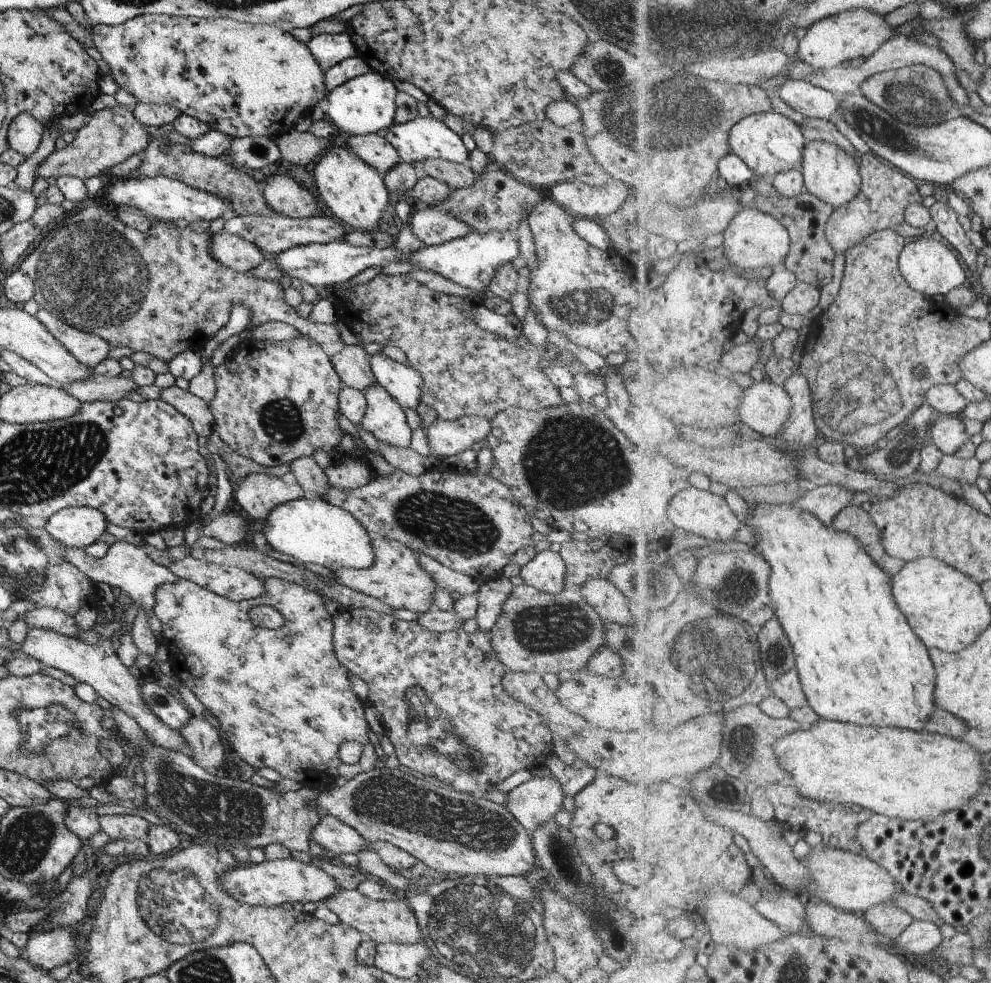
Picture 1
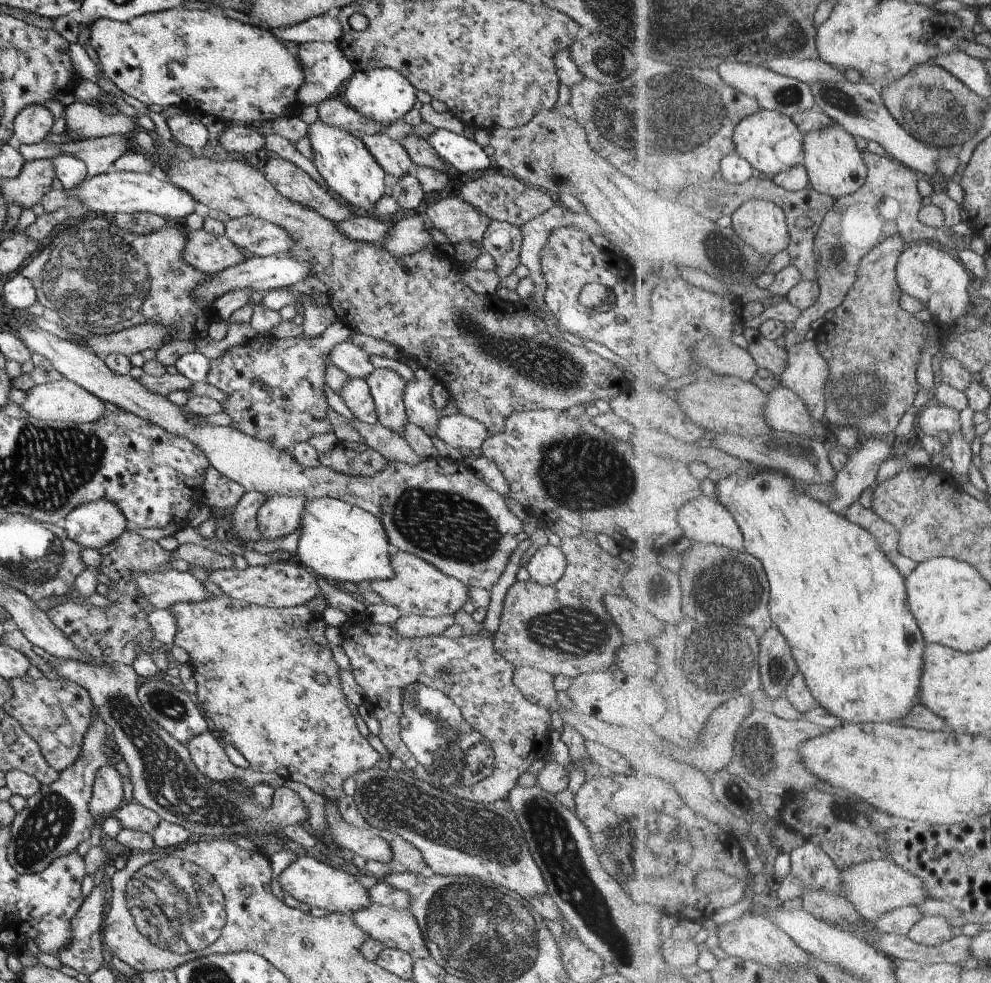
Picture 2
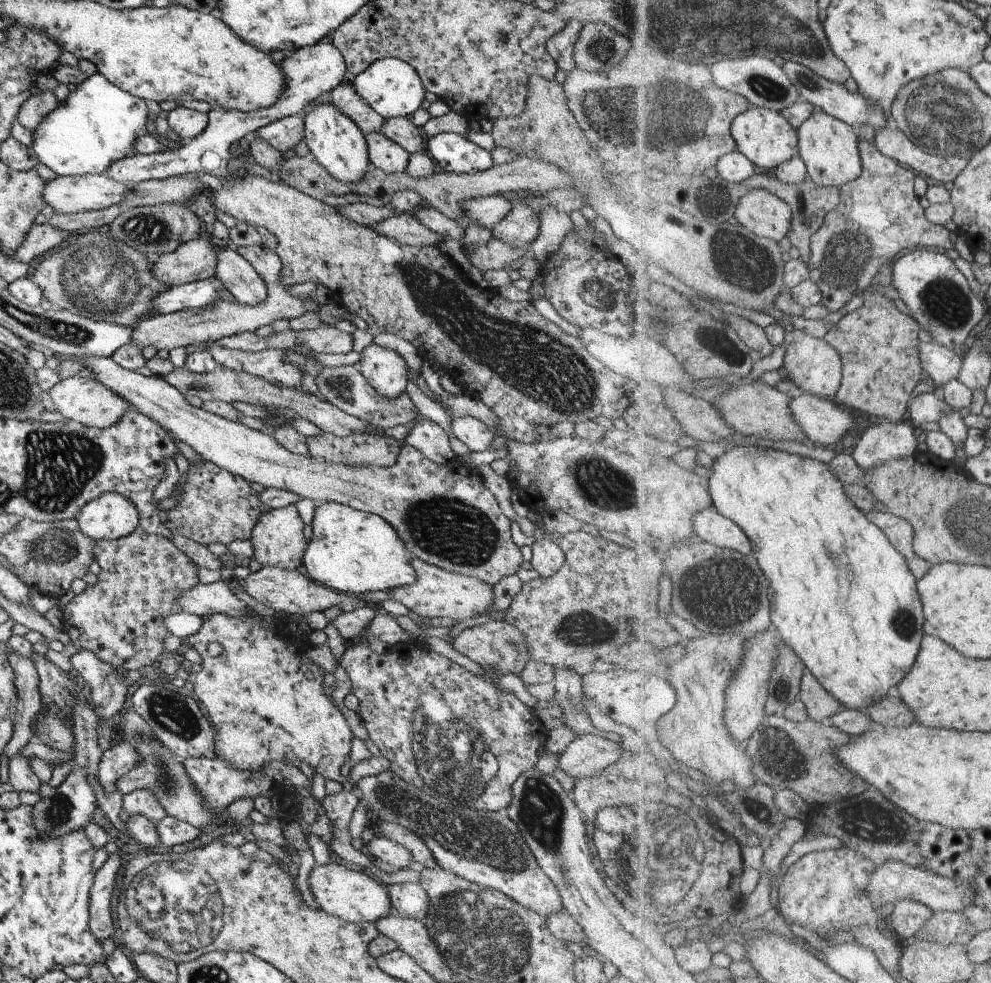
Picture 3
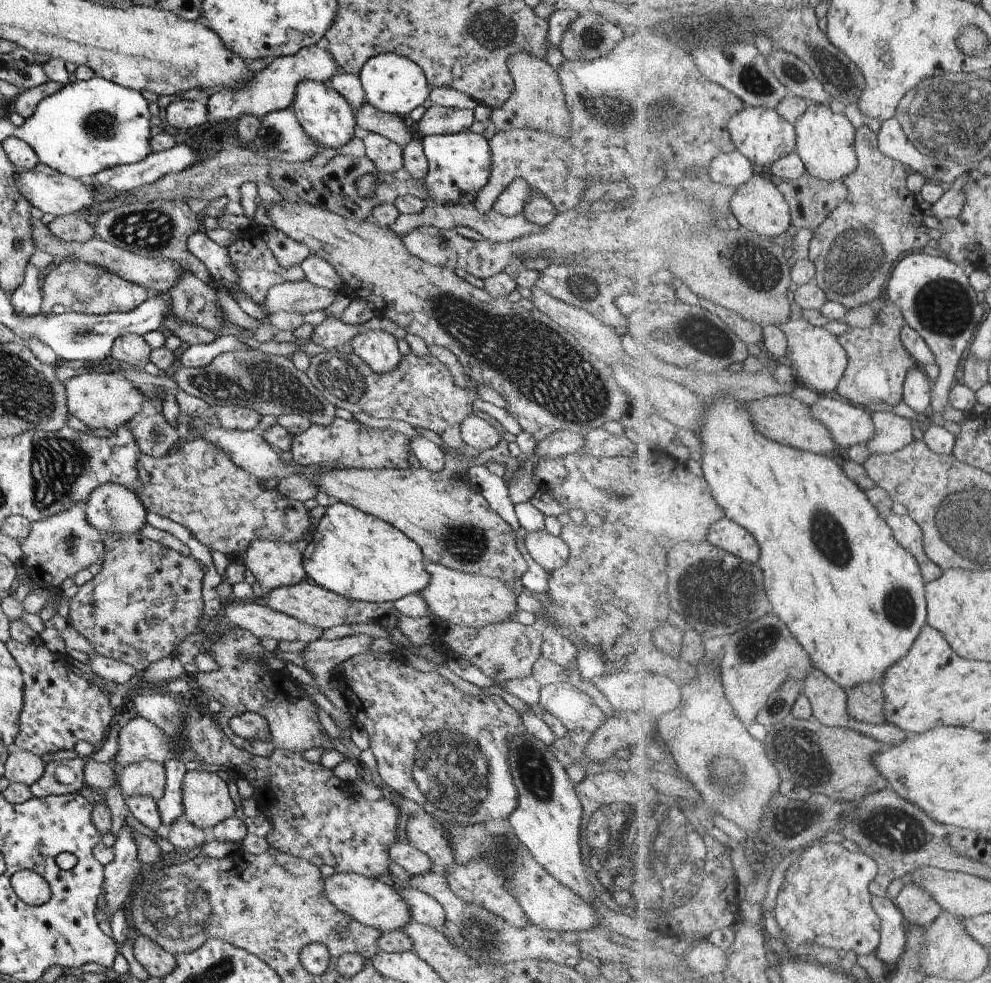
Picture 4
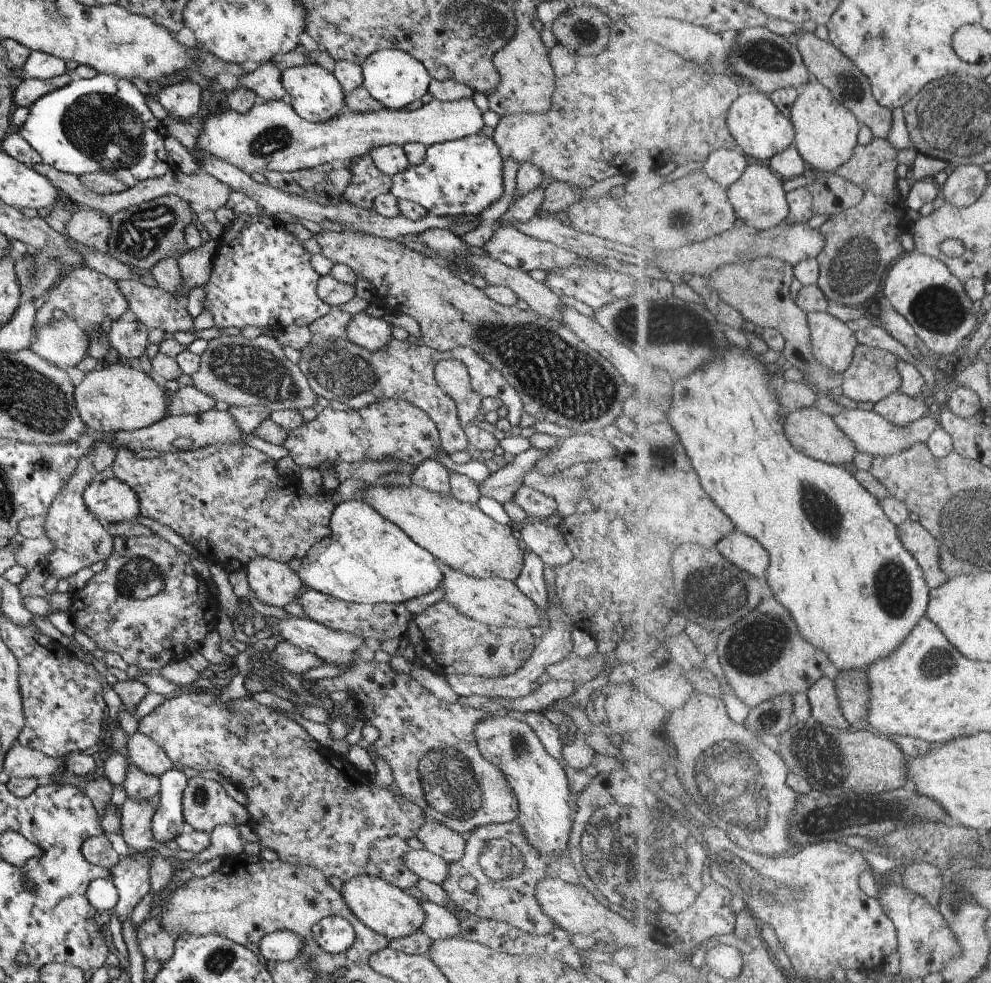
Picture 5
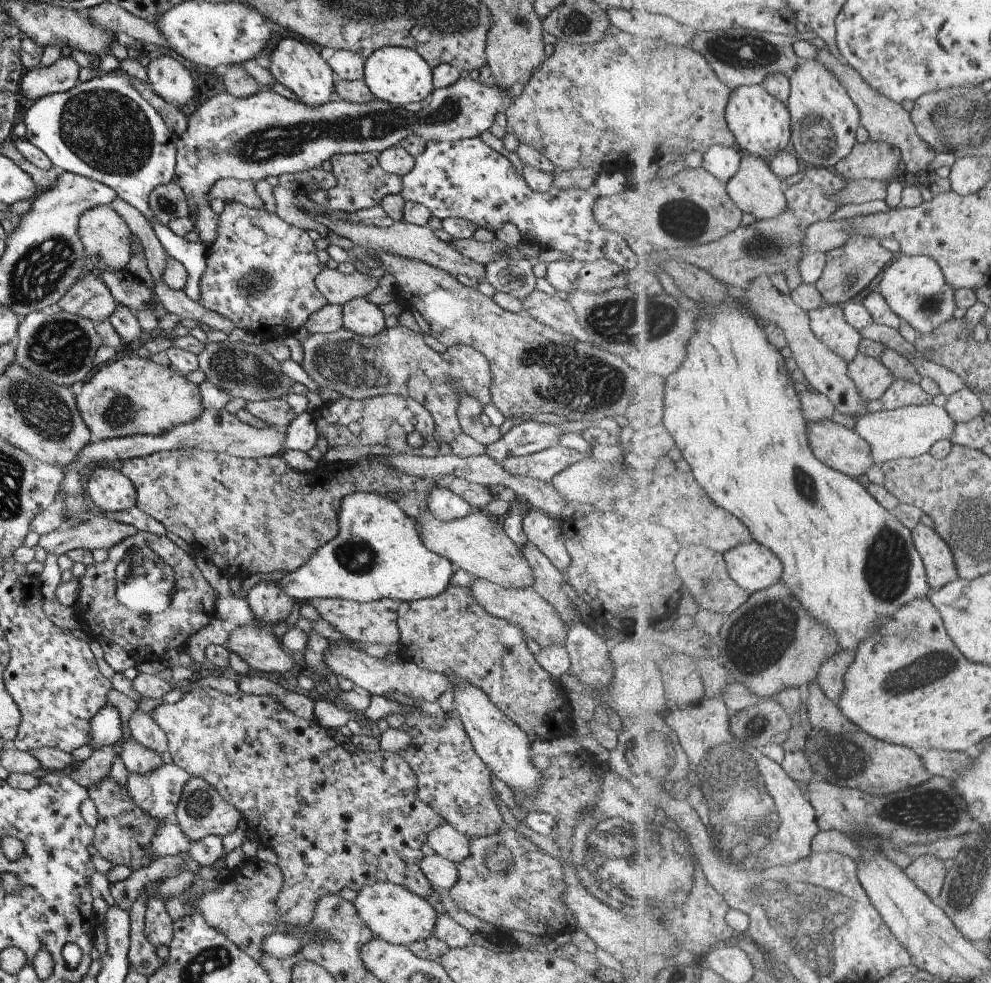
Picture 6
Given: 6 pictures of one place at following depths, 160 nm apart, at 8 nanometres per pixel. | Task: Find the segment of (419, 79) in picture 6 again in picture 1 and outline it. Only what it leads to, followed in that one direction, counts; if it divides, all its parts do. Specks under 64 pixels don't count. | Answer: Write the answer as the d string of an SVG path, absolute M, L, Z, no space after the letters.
M369 70L329 91L323 106L324 118L331 121L335 133L343 134L343 136L376 133L381 128L389 128L395 124L396 102L394 100L397 93L391 80Z

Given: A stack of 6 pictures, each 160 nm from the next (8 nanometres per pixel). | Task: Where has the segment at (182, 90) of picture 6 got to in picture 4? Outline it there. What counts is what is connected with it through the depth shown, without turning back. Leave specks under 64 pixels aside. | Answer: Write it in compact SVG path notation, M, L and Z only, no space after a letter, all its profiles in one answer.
M177 99L169 102L165 108L167 124L179 130L197 128L208 120L207 114L206 105L198 101Z

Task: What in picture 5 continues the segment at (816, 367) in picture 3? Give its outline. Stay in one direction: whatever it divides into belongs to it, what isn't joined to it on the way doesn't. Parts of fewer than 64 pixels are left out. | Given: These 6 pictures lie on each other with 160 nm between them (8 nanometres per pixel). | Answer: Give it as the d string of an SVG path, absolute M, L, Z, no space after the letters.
M828 310L808 313L814 357L826 367L844 373L859 346L855 331Z

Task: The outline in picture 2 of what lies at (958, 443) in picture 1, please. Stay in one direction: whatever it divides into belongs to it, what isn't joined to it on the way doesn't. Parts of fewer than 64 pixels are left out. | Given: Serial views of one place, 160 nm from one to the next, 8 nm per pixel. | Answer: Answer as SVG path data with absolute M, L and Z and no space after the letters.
M941 403L926 404L918 414L918 422L919 428L929 436L939 436L941 432L951 436L961 430L959 411Z

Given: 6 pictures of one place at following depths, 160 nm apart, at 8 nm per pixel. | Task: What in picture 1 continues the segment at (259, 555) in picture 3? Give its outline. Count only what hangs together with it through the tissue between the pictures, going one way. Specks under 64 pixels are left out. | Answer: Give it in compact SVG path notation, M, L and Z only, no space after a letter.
M251 473L232 492L231 505L239 508L249 520L262 522L274 506L304 496L301 487L289 477Z

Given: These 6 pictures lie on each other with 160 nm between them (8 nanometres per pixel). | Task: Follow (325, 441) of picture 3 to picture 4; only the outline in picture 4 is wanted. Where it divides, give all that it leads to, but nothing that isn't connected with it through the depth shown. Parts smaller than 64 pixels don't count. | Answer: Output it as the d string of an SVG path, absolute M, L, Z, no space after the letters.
M335 417L330 425L311 424L303 432L292 435L289 452L291 460L297 466L309 467L327 463L347 469L409 469L409 439L391 429L374 429L357 421Z

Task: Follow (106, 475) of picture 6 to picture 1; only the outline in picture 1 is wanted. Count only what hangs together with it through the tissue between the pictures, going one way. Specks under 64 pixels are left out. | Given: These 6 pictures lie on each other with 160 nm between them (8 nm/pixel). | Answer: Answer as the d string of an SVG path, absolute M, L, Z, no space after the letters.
M65 507L42 523L63 547L83 549L106 534L104 514L91 507Z

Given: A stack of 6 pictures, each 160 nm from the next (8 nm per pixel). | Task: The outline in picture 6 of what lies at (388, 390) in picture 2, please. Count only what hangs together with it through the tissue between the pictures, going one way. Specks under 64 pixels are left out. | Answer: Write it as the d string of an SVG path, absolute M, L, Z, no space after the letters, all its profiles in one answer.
M365 297L352 298L342 306L342 326L364 337L373 336L385 327L379 307Z

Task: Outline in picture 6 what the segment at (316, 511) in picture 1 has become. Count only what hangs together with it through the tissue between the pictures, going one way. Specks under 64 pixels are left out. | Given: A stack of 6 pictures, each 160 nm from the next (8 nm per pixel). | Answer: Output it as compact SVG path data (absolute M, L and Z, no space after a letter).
M359 491L345 495L340 502L337 534L313 553L308 561L293 572L286 573L276 586L289 598L311 600L312 598L349 599L368 603L379 599L416 601L434 597L450 584L450 562L431 552L420 539L413 517L405 515L399 506L378 492Z

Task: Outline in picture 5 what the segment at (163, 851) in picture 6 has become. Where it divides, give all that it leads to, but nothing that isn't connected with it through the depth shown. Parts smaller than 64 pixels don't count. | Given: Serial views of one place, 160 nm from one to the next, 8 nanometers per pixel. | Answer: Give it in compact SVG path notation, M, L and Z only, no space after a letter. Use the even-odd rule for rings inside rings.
M171 768L158 776L158 781L160 799L150 827L154 841L163 845L167 840L174 840L182 832L184 820L181 812L181 797L186 779L182 772ZM155 849L143 852L129 853L120 857L107 872L113 886L118 892L118 901L114 910L120 923L130 916L133 907L150 891L150 865L152 859L158 854Z

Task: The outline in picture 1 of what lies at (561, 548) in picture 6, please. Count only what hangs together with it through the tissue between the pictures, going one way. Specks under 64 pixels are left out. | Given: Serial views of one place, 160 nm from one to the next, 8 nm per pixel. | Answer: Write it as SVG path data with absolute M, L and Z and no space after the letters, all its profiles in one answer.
M541 550L519 570L522 582L547 594L557 594L564 586L566 566L558 552Z

